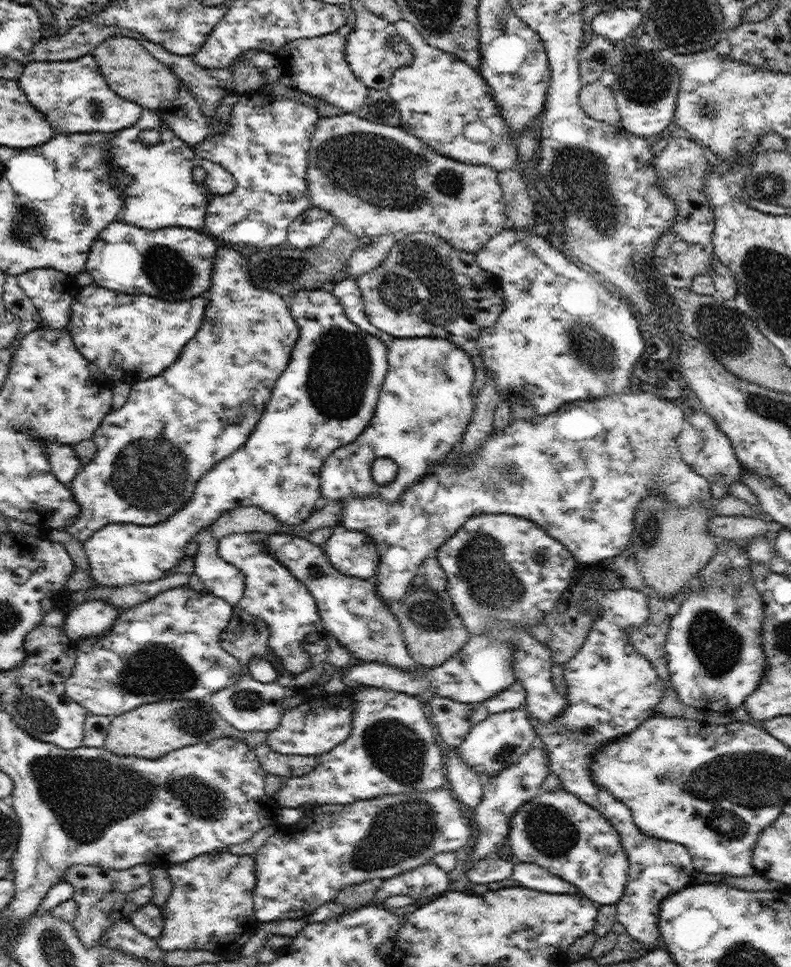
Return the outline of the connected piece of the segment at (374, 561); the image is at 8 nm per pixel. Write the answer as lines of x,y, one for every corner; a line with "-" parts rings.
336,525
322,548
339,573
369,580
377,574
379,552
366,533

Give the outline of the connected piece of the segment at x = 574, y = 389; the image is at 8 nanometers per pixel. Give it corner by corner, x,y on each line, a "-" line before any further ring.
509,224
474,256
482,270
499,277
505,294
503,312
490,330
479,332
477,344
482,363
494,379
500,399
509,405
513,418
536,419
567,402
596,400
607,394
631,391
631,374
646,351
646,343
629,304
624,304
594,276
548,244
540,231
518,230

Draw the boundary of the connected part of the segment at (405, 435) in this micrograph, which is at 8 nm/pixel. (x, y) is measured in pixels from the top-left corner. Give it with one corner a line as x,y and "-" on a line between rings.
348,277
341,282
336,283
332,294
334,294
334,296
338,298
338,301
342,303
346,318
348,318
350,322
354,323
354,325
358,326
362,331
367,332
372,336
377,336
382,342
384,342
384,344
386,344
386,349
388,349
387,362
389,367
385,376
384,384
381,386
379,392
374,414
372,419
369,421
368,426
366,426
366,429
360,433
360,436
358,436
354,442
349,442
344,446
334,449
333,453
330,454
329,457
326,457
326,460
323,462
319,474
321,496
328,498
329,500
342,500
344,498
352,498
353,496
364,498
365,496
369,496
369,494
379,494
379,496
384,500
387,500
387,502
396,502
411,486
414,486
415,482
419,483
421,478
425,477
425,474
427,474
429,468
431,468
433,464
437,464
439,460
443,460
443,458
453,450
453,448
460,442
462,433
467,430
470,418
474,414
476,406
475,397
471,393
473,382
475,381
475,366
473,365
470,356
464,350
458,348
458,346
456,346
456,344
451,340
436,337
398,338
391,334
386,334
386,332
379,330
376,326
373,326
366,317
362,292
357,286
357,282
354,278

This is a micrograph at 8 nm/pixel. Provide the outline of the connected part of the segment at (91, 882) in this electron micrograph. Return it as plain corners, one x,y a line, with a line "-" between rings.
148,862
134,865
126,870
102,869
98,865
78,864
66,871
64,880
73,886
74,893
71,900
78,906
78,913
71,925
84,946
94,946
104,931
115,922
131,920
132,913
151,902
153,895
151,872
155,867

